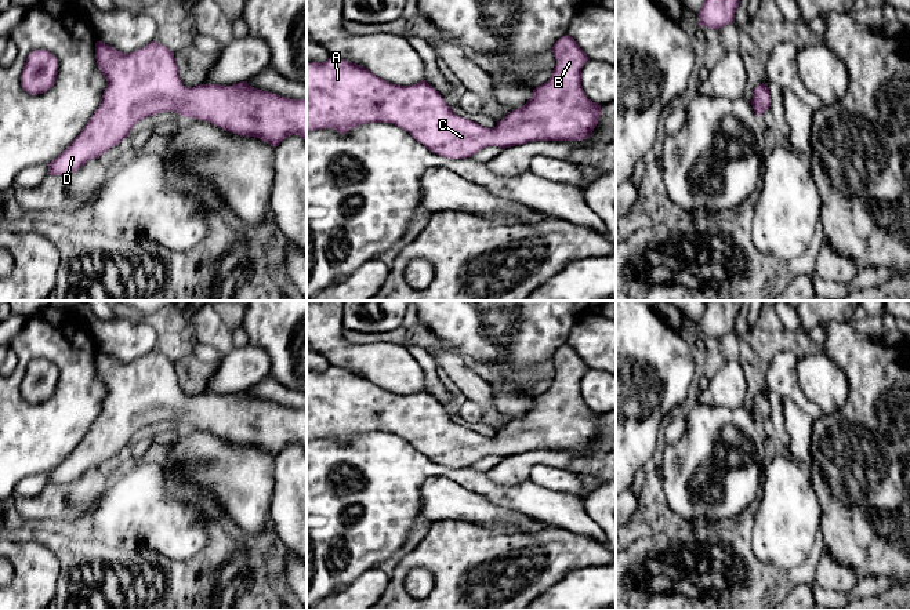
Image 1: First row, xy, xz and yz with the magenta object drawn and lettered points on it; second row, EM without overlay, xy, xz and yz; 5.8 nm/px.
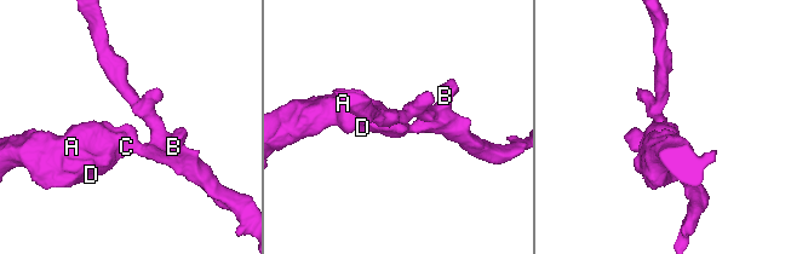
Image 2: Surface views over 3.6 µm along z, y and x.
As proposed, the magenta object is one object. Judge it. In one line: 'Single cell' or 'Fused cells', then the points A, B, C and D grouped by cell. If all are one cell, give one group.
Single cell. Groups: A B C D

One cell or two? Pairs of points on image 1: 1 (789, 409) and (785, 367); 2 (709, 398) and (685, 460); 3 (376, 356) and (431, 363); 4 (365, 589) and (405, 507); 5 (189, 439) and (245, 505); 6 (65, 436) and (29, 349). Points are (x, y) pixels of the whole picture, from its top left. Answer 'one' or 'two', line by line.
1: two
2: two
3: two
4: two
5: one
6: one

